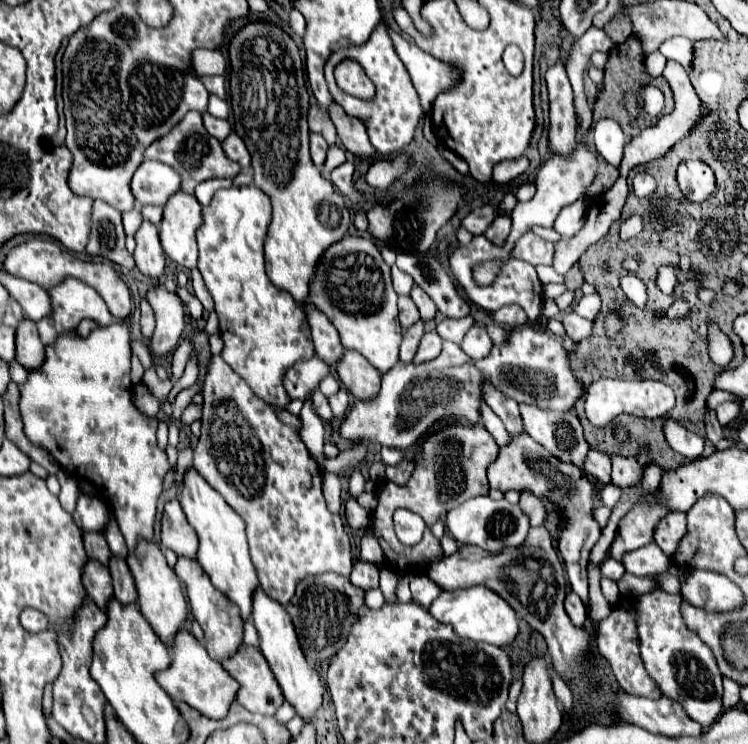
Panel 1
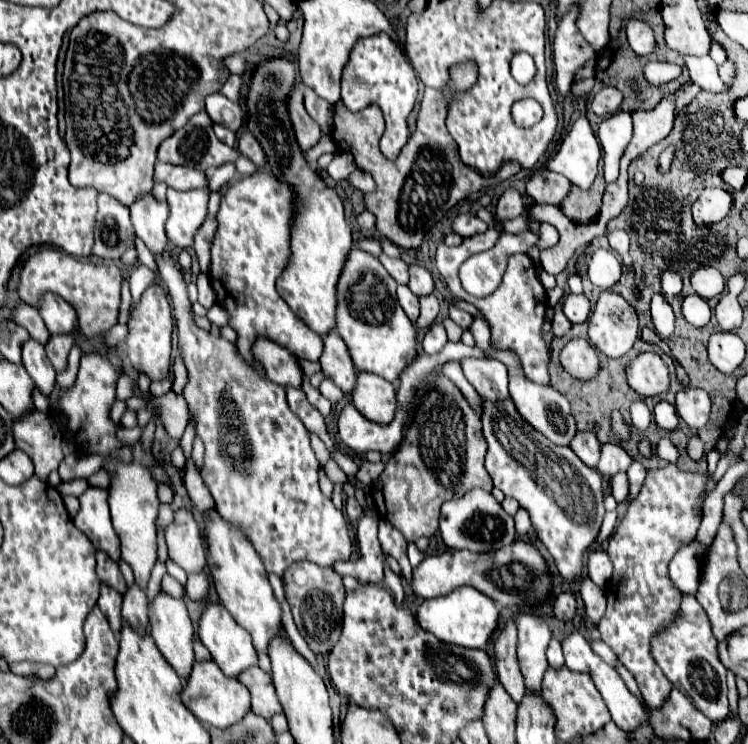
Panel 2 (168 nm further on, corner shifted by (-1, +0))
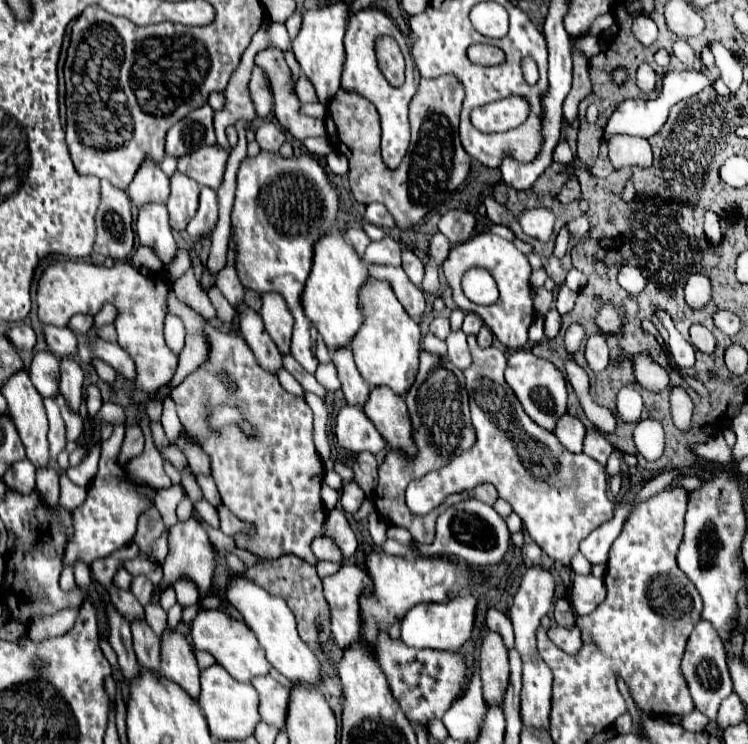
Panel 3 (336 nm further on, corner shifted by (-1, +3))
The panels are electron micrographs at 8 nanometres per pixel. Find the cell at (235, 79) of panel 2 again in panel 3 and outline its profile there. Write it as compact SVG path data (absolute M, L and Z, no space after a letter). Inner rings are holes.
M254 66L248 90L250 90L250 98L256 106L256 114L260 118L266 118L272 112L272 92L268 88L268 82L266 82L266 76L264 76L262 68Z

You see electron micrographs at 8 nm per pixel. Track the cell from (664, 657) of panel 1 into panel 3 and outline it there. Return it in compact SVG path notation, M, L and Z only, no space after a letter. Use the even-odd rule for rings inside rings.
M700 620L694 626L694 632L690 634L688 642L686 642L686 650L684 650L684 658L682 658L682 676L684 680L690 684L694 680L694 706L706 714L710 720L716 720L718 714L718 706L722 704L724 698L728 698L732 694L732 682L730 682L730 672L726 666L726 652L722 646L722 640L718 638L718 632L714 630L714 626L710 626L710 622Z

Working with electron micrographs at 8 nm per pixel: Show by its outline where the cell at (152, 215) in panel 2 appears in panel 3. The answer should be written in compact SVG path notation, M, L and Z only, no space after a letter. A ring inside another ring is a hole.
M146 160L140 166L138 174L128 186L128 196L138 210L146 206L146 202L166 202L168 194L170 194L168 178L160 170L160 166L150 160Z

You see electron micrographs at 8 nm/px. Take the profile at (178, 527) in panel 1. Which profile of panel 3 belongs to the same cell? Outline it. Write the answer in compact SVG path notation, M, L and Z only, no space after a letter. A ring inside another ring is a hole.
M194 518L184 520L184 522L176 522L174 526L168 528L168 556L166 556L166 560L162 562L162 568L164 568L164 580L162 580L162 584L172 586L172 582L174 582L178 576L186 574L186 576L190 576L190 578L196 582L196 586L198 586L198 602L193 606L185 608L182 612L182 622L185 625L191 623L198 609L201 608L202 599L208 596L210 580L212 580L212 570L214 570L214 560L216 560L216 556L214 556L214 552L212 552L212 544L210 544L210 540L208 540L208 534L202 530L202 526L200 526Z

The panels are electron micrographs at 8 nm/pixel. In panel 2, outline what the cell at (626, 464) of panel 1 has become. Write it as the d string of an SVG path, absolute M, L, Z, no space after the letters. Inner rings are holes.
M604 443L600 449L600 461L598 461L598 471L602 475L614 477L620 471L626 471L632 463L632 457L624 451L622 445L616 443Z

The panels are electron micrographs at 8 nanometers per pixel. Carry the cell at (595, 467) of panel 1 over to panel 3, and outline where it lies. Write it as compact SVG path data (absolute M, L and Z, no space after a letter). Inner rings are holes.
M570 414L562 416L562 418L558 420L558 426L556 426L554 434L558 436L558 440L560 440L570 452L574 452L574 454L582 452L586 428L584 428L584 424L582 424L578 418L574 418L574 416L570 416Z

